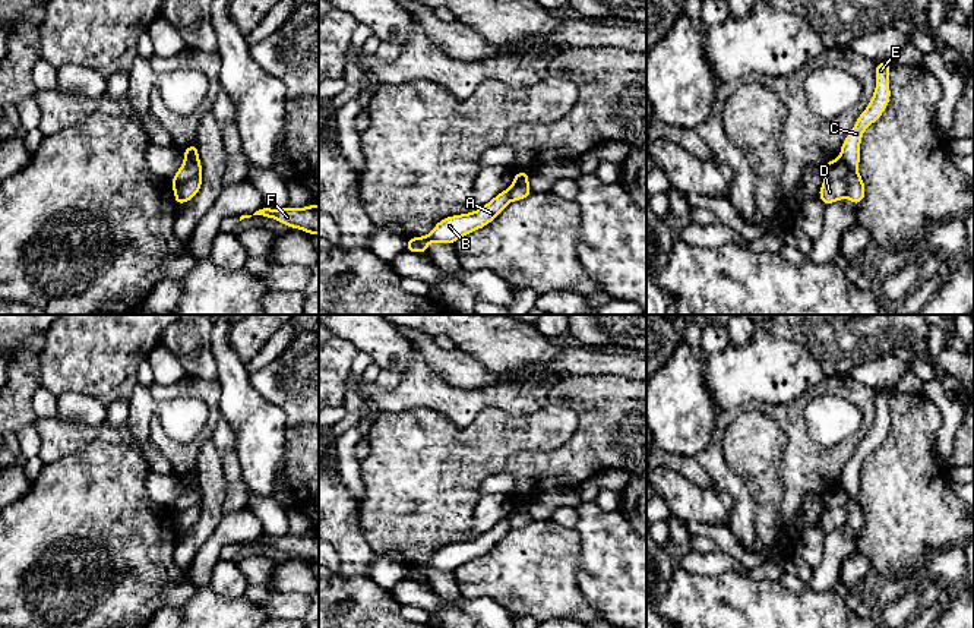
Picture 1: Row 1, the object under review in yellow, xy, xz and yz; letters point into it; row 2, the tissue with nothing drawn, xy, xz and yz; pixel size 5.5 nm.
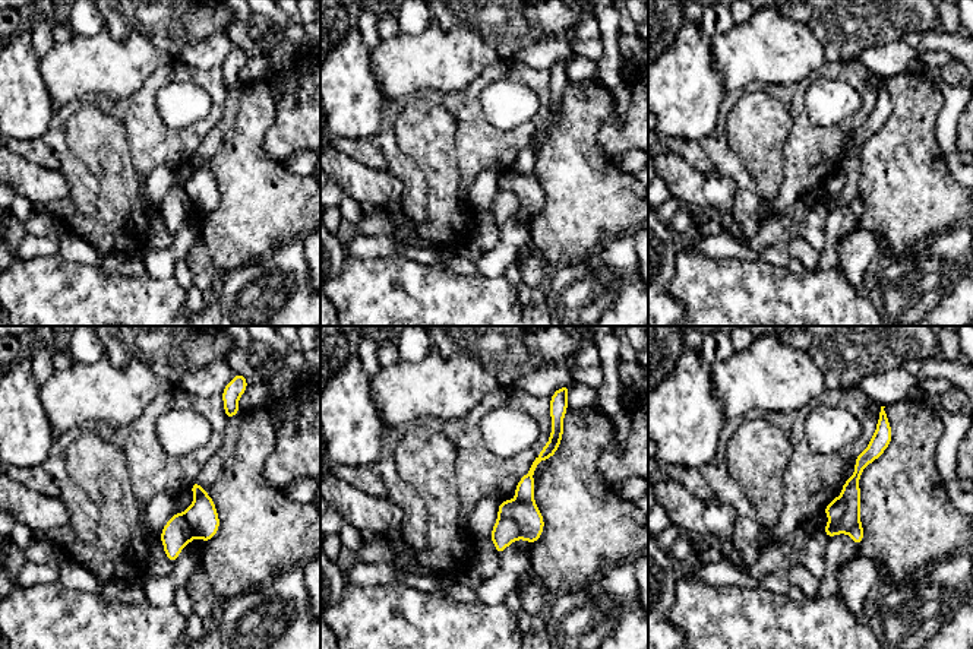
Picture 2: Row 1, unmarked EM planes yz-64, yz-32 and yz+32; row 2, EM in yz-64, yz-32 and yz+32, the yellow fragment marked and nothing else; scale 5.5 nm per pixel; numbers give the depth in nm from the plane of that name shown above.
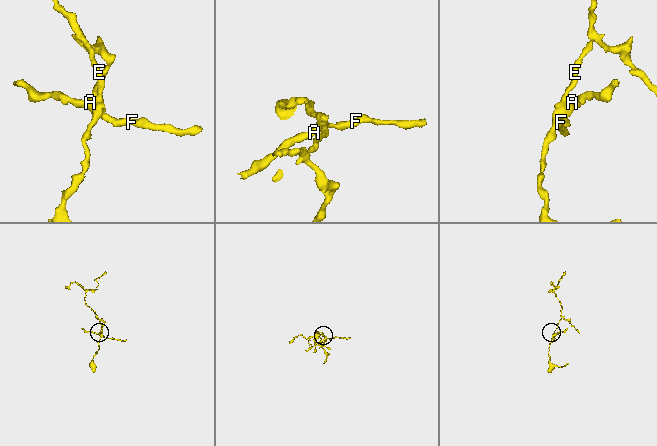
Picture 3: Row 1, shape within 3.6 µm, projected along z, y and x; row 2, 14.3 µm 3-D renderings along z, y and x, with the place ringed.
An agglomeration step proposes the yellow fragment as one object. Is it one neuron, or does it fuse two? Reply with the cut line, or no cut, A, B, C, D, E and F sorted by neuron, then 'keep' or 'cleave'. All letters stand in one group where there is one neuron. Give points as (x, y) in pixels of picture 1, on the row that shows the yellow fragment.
yz (825, 179), (843, 179), (847, 196) | A B F / C D E | cleave

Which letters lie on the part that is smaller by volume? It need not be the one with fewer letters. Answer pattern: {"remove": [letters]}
{"remove": ["A", "B", "F"]}

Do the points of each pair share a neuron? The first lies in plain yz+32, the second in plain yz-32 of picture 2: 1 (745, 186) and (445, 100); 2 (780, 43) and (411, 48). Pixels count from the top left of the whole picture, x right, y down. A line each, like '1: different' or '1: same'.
1: same
2: same

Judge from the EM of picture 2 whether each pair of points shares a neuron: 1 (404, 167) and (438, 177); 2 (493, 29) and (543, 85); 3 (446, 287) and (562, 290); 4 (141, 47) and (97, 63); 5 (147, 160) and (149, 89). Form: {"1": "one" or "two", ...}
{"1": "two", "2": "two", "3": "two", "4": "one", "5": "one"}

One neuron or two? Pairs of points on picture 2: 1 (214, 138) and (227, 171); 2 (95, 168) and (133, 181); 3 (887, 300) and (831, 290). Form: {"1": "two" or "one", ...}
{"1": "two", "2": "one", "3": "two"}

